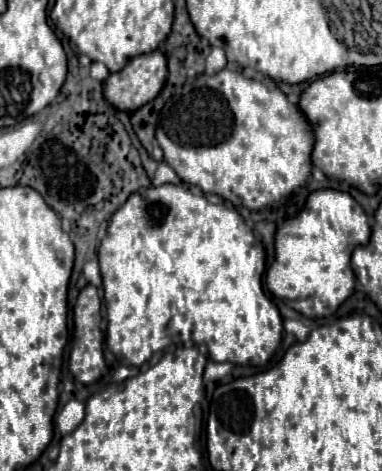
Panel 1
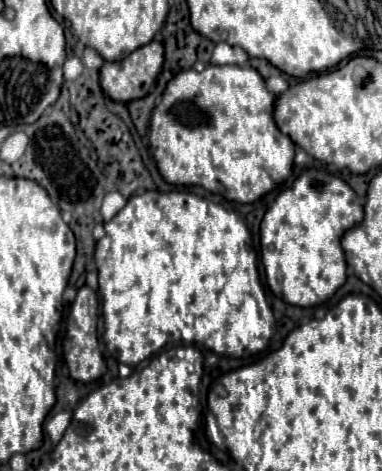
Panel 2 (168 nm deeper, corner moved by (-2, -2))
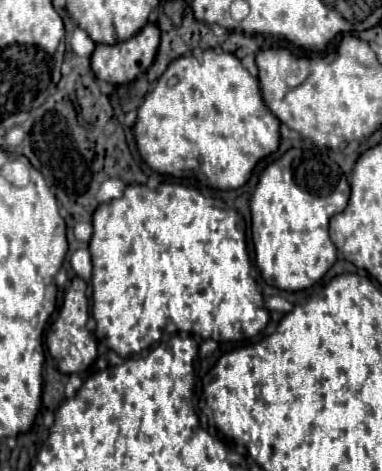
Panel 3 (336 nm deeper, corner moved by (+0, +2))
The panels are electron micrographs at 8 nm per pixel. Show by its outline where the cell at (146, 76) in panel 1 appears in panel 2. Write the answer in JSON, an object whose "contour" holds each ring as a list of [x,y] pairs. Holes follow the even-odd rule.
{"contour":[[[149,42],[119,62],[105,62],[101,68],[101,88],[115,102],[145,98],[163,68],[163,44]]]}

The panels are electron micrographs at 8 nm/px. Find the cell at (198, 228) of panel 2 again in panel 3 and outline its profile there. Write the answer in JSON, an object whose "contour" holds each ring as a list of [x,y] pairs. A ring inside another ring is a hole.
{"contour":[[[163,183],[149,190],[141,184],[129,184],[121,198],[99,204],[93,212],[89,252],[93,260],[91,314],[97,322],[95,337],[121,358],[147,350],[165,333],[195,332],[201,338],[213,338],[215,342],[255,338],[270,320],[263,296],[251,278],[243,218],[221,200],[205,198],[193,187]]]}

